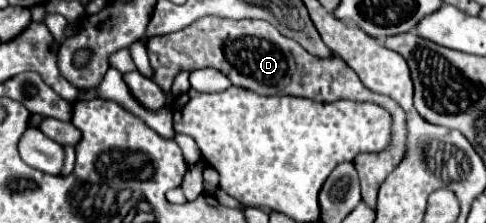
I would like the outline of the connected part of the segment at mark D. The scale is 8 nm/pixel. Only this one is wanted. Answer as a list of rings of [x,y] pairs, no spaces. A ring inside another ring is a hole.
[[[203,17],[191,23],[189,27],[153,37],[147,43],[149,63],[153,67],[153,81],[165,91],[167,105],[173,103],[171,85],[177,73],[195,71],[203,67],[215,67],[231,79],[233,85],[249,89],[257,95],[293,95],[307,97],[319,103],[331,103],[339,99],[351,101],[373,101],[385,107],[393,115],[393,141],[381,153],[361,153],[357,155],[355,169],[361,179],[361,195],[369,207],[377,203],[377,191],[385,177],[405,159],[407,155],[407,125],[405,111],[391,97],[369,91],[357,77],[357,73],[339,57],[319,59],[309,55],[299,43],[283,37],[271,23],[259,19],[223,19],[223,17]]]

